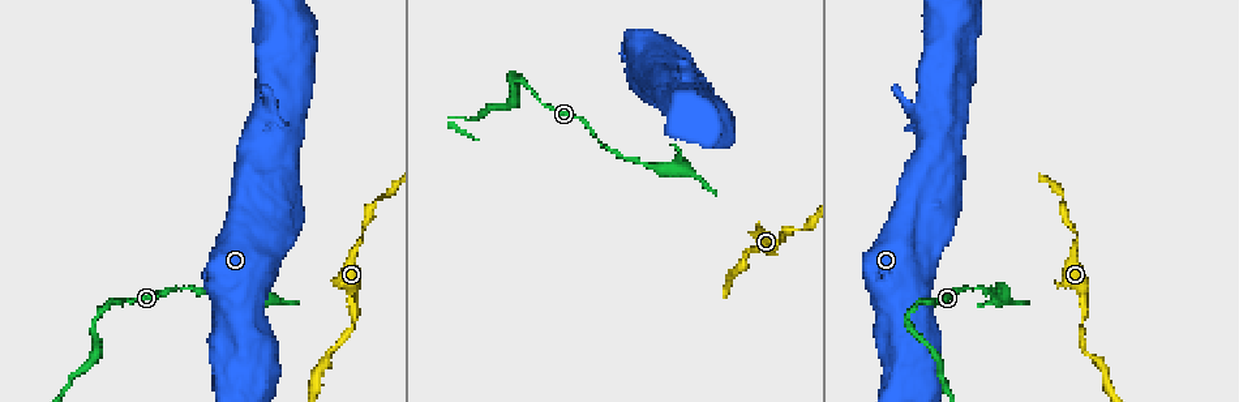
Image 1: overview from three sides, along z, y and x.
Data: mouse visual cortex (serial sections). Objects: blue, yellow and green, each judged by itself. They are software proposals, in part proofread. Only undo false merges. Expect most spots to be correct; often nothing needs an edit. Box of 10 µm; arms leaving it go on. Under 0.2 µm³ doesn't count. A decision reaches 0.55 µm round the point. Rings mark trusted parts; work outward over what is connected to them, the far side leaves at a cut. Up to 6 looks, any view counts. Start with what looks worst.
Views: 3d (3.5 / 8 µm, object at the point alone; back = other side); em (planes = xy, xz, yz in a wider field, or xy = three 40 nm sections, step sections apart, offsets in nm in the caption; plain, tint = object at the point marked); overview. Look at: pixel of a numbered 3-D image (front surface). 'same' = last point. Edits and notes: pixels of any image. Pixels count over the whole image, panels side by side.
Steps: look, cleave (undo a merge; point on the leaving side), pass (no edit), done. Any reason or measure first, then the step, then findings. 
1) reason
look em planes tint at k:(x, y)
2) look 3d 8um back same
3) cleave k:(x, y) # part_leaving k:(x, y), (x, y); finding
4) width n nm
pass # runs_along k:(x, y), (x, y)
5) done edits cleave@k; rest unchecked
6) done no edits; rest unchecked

thin neck
look 3d 3.5um at 1:(97, 320)

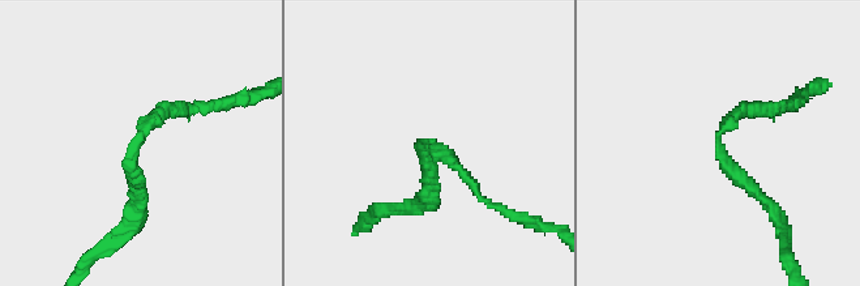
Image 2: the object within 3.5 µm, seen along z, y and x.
arm_widths 150, 150 nm; need the tissue
look em planes tint at 2:(434, 144)

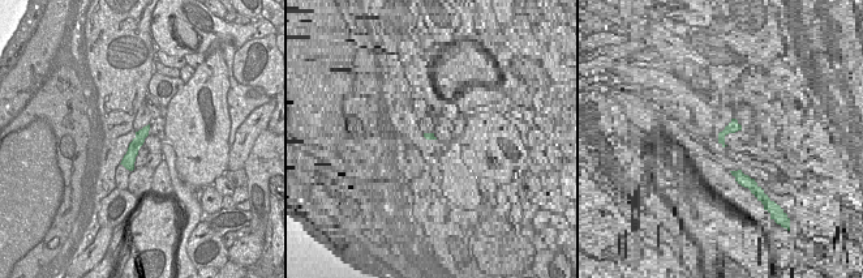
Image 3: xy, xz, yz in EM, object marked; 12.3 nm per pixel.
pass # runs_along 2:(188, 105), (140, 133), (136, 205); all the same cell

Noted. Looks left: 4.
narrows sharply
look 3d 8um at 1:(1081, 326)

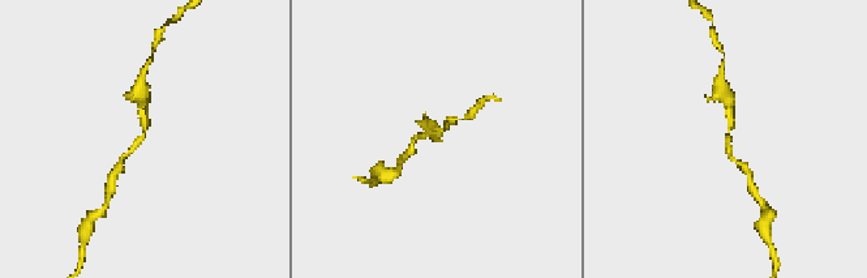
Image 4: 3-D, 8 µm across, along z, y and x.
look em xy step 3 tint same

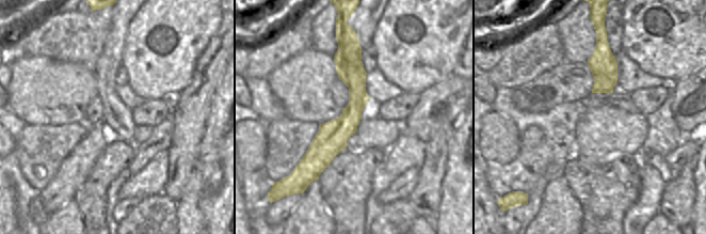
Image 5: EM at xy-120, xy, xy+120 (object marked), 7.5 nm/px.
pass # runs_along 4:(141, 97), (145, 133), (123, 161); one cell here

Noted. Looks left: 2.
done no edits; rest unchecked

